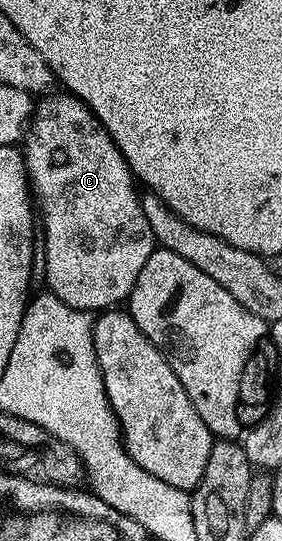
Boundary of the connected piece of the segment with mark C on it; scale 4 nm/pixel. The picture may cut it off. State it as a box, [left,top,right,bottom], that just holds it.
[24,94,156,314]

